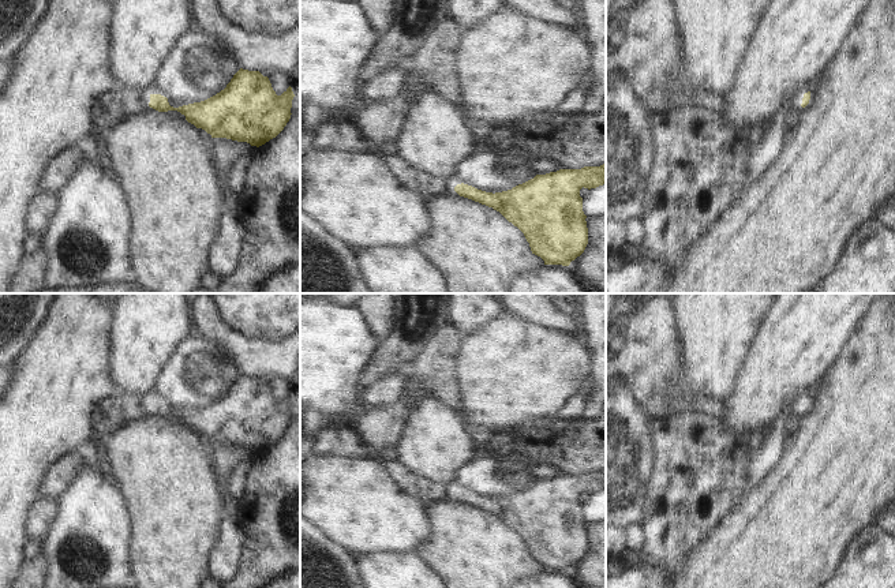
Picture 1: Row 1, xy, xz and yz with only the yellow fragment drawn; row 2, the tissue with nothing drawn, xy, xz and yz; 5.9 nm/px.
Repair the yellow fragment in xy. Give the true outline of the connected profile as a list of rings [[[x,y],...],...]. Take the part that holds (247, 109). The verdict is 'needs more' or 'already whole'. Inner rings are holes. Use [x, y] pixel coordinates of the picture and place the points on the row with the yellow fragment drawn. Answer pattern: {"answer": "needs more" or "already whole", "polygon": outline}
{"answer": "needs more", "polygon": [[[240,68],[224,90],[216,95],[173,108],[161,94],[115,87],[105,93],[91,113],[91,136],[100,139],[121,119],[138,115],[149,106],[158,112],[177,111],[211,138],[226,138],[262,146],[276,138],[291,119],[295,94],[289,86],[277,95],[267,76]]]}

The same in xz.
{"answer": "needs more", "polygon": [[[351,119],[319,126],[308,151],[337,149],[379,156],[400,181],[426,198],[454,190],[460,196],[493,207],[524,233],[532,254],[540,256],[544,265],[569,266],[584,252],[588,228],[580,190],[606,184],[603,164],[536,175],[512,190],[486,192],[464,183],[457,184],[454,177],[427,175],[398,156],[383,156],[372,141],[356,131]]]}

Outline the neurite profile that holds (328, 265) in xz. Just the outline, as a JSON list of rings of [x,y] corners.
[[[300,210],[300,293],[372,293],[359,267],[356,248]]]

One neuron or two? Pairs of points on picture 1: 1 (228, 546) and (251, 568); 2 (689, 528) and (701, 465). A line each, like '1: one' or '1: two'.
1: two
2: one

